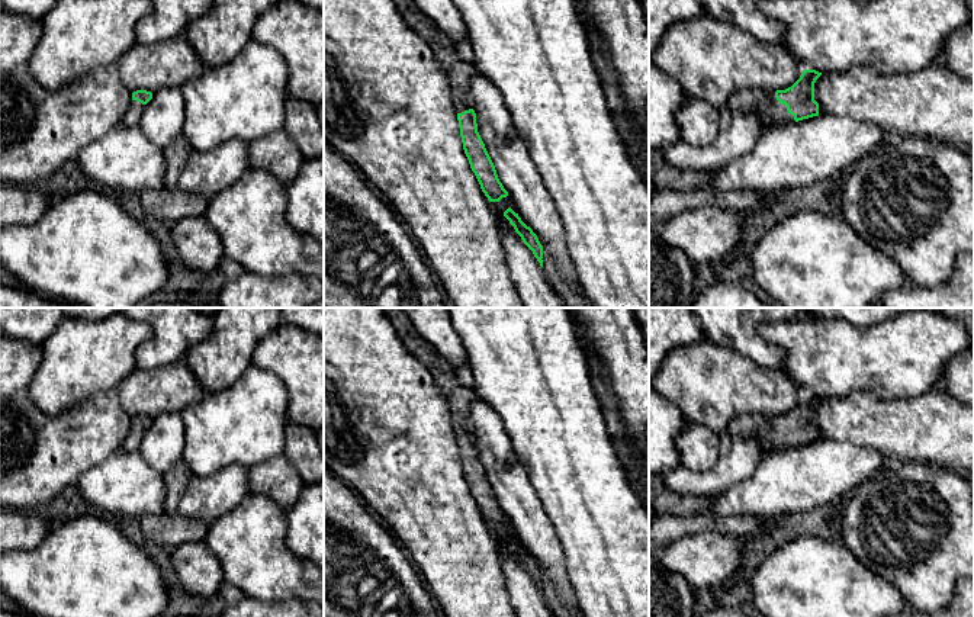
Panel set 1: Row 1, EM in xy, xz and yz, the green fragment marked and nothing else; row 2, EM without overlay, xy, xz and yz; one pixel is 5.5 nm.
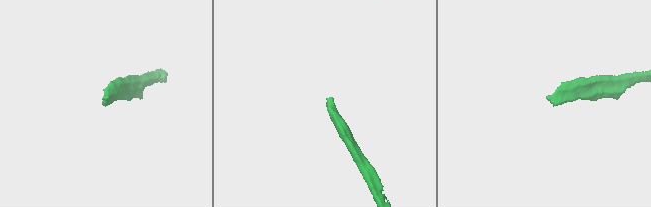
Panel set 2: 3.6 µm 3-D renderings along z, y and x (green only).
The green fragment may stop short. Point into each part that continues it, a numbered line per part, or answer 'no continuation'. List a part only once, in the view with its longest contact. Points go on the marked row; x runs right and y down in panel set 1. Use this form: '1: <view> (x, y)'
1: yz (764, 103)

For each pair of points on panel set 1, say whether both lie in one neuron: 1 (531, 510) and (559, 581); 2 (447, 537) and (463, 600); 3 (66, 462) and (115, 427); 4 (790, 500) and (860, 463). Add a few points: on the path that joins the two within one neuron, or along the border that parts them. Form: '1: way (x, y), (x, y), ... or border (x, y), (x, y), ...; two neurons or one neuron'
1: way (533, 527), (545, 545), (552, 564); one neuron
2: way (456, 553), (463, 571), (463, 584); one neuron
3: way (77, 450), (103, 427); one neuron
4: way (807, 482), (822, 471), (842, 466); one neuron

